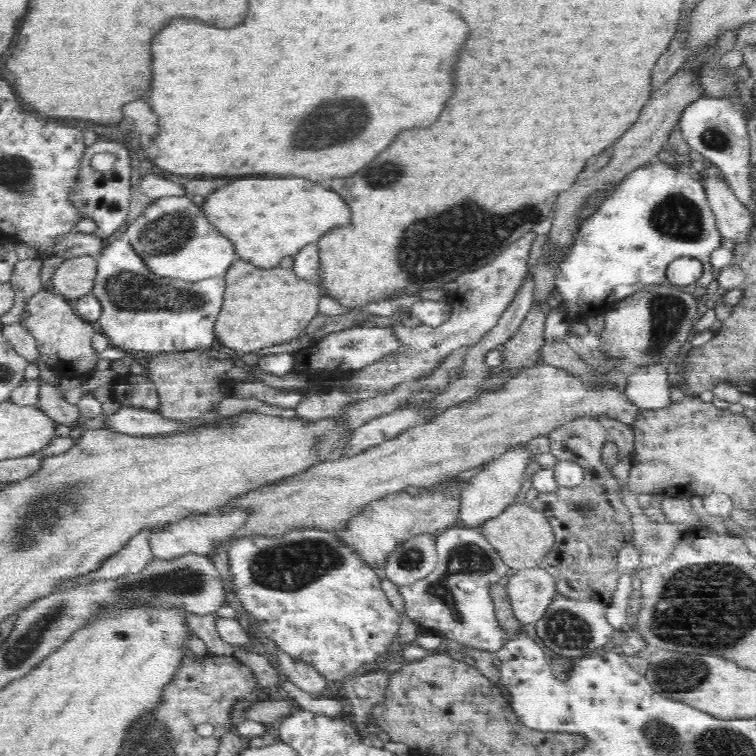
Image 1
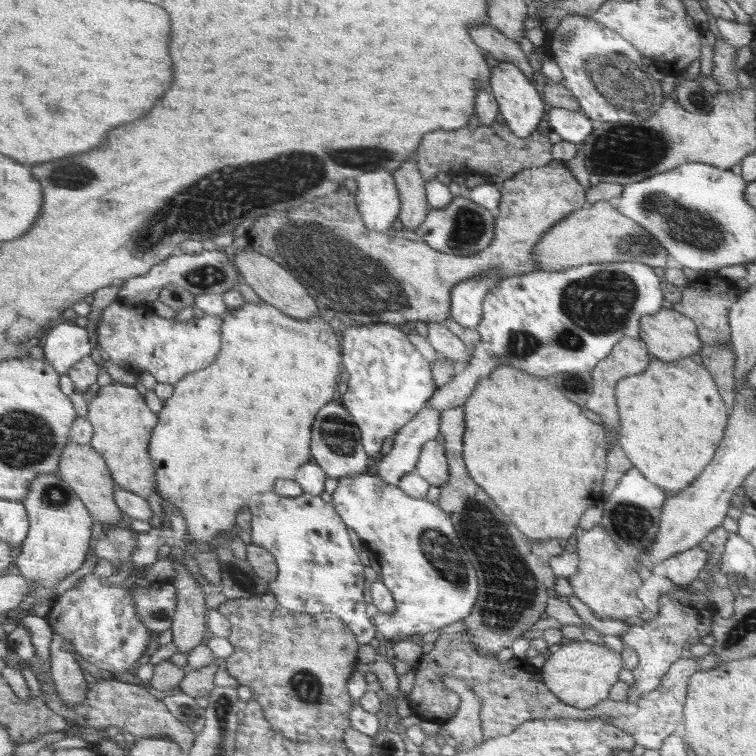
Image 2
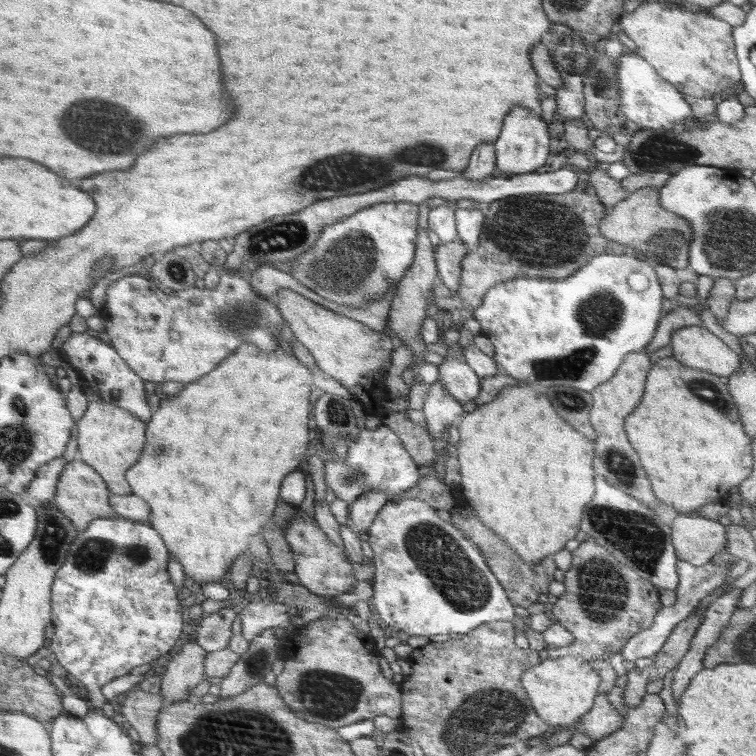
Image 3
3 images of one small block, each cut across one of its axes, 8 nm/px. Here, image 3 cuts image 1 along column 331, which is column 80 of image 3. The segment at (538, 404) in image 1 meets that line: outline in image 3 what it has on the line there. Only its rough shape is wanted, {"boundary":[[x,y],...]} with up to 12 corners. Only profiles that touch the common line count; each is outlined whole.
{"boundary":[[77,457],[68,463],[55,498],[85,531],[118,518],[105,478]]}

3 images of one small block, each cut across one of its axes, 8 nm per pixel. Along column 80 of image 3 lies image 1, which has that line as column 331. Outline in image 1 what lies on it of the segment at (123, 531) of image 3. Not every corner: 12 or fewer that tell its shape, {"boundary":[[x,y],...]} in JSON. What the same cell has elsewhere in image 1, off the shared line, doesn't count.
{"boundary":[[329,531],[226,545],[259,632],[338,687],[400,616]]}

